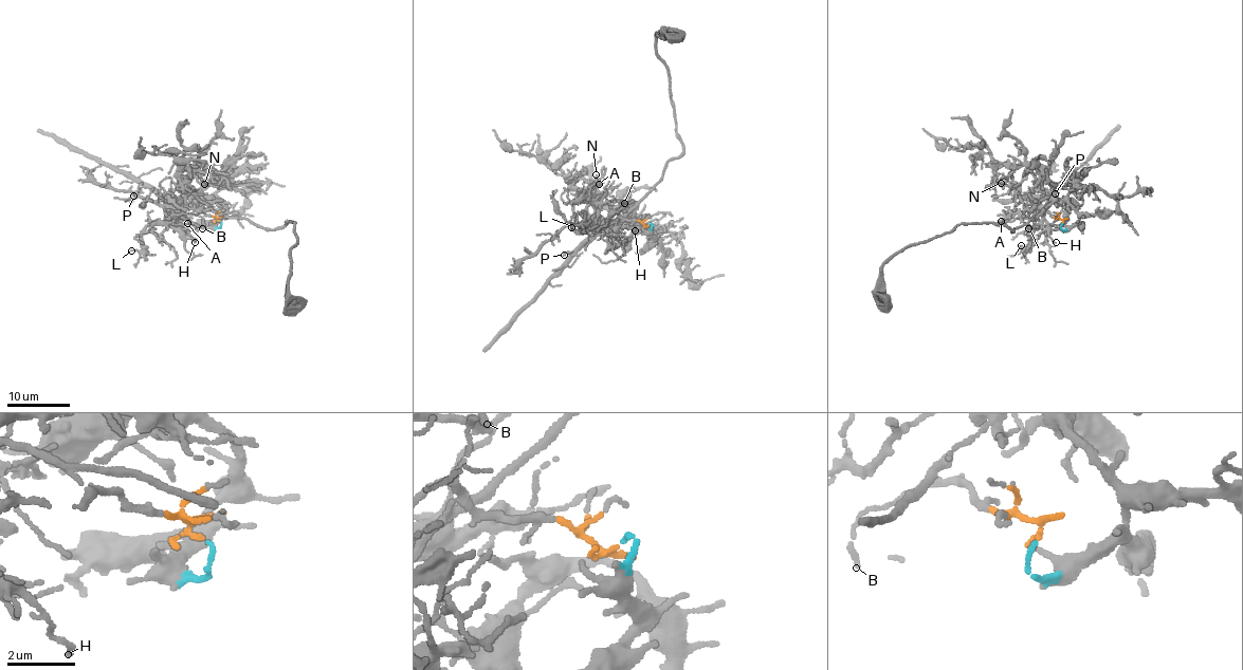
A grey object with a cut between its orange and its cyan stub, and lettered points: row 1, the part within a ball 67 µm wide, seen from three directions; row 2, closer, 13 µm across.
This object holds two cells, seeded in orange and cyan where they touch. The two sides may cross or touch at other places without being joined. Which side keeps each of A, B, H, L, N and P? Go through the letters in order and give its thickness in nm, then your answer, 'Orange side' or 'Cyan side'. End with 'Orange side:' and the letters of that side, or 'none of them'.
A: Thickness 120 nm. Orange side
B: Thickness 90 nm. Orange side
H: Thickness 120 nm. Orange side
L: Thickness 130 nm. Orange side
N: Thickness 160 nm. Orange side
P: Thickness 150 nm. Orange side
Orange side: A, B, H, L, N, P

